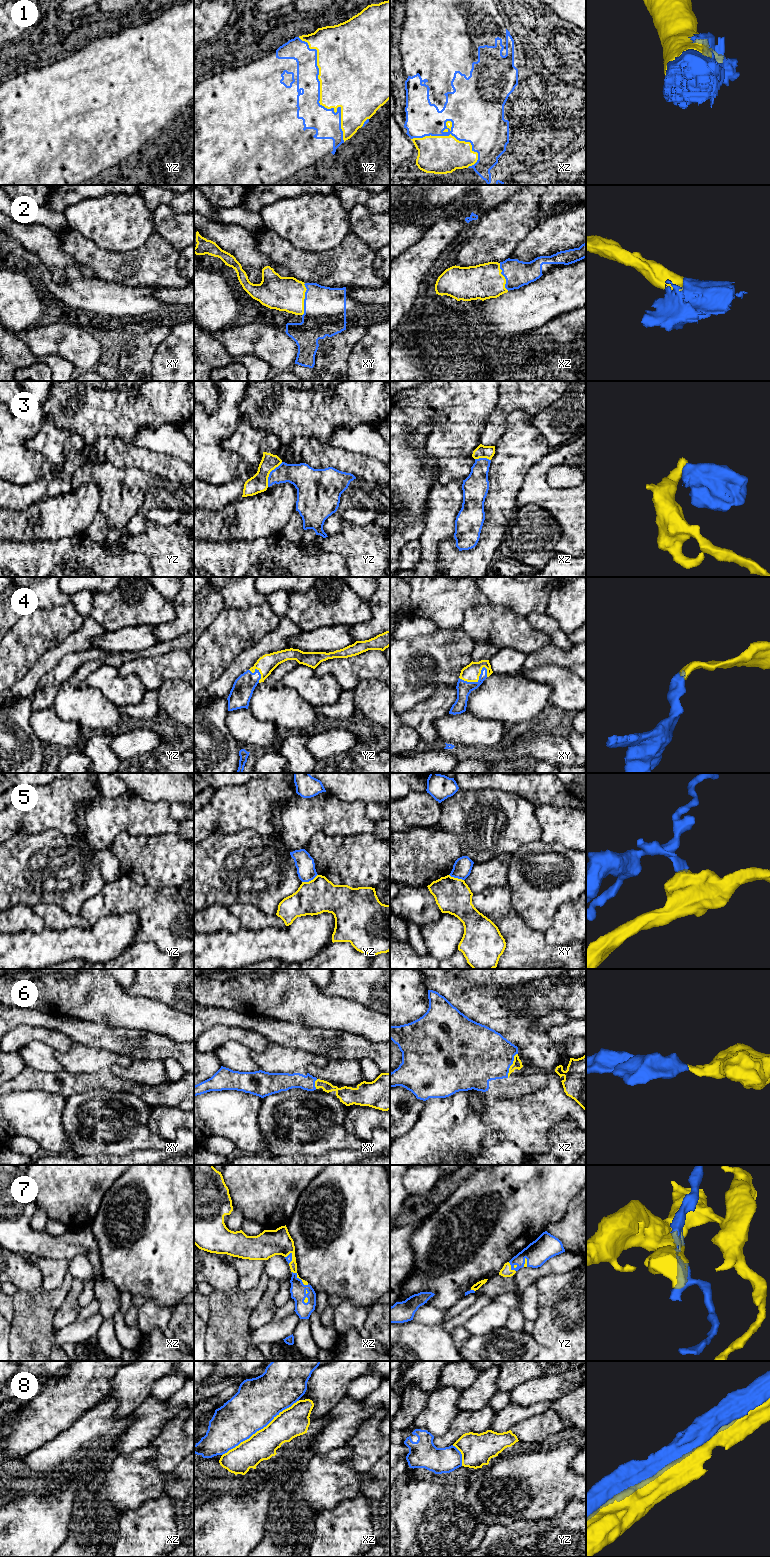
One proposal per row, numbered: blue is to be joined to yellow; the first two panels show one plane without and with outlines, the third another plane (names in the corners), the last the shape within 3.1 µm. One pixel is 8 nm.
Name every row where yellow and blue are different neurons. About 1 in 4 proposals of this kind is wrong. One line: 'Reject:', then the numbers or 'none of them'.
Reject: 3, 5, 8

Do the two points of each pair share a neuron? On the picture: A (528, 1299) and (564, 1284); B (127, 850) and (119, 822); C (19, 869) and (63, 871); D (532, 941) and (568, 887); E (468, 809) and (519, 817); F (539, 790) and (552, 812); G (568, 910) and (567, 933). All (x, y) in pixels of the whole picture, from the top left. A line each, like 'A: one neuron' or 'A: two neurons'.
A: two neurons
B: two neurons
C: one neuron
D: two neurons
E: one neuron
F: two neurons
G: one neuron

